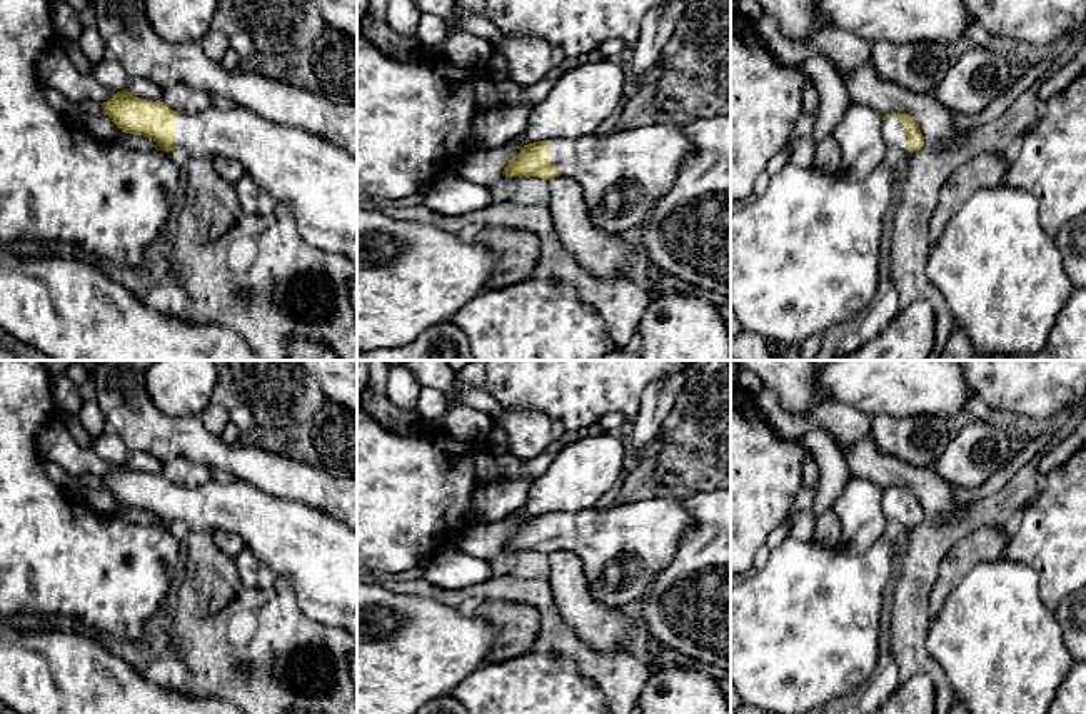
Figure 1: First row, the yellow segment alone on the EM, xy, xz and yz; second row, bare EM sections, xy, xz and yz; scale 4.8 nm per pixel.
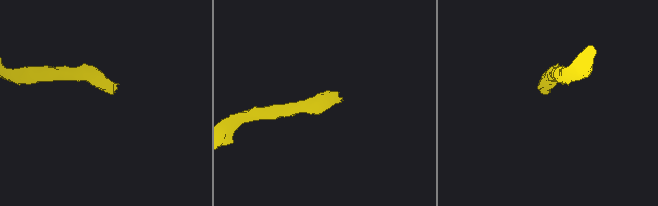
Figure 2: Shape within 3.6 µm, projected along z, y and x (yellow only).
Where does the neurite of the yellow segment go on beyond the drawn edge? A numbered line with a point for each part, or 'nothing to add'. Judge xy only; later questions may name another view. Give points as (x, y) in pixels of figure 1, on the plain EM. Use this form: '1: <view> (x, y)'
1: xy (312, 553)

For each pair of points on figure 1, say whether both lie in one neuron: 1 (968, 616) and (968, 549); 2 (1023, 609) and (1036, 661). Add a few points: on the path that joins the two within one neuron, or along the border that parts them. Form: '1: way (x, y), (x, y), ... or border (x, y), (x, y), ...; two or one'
1: border (1001, 554), (980, 561), (943, 603); two
2: way (1023, 623), (1023, 648); one

